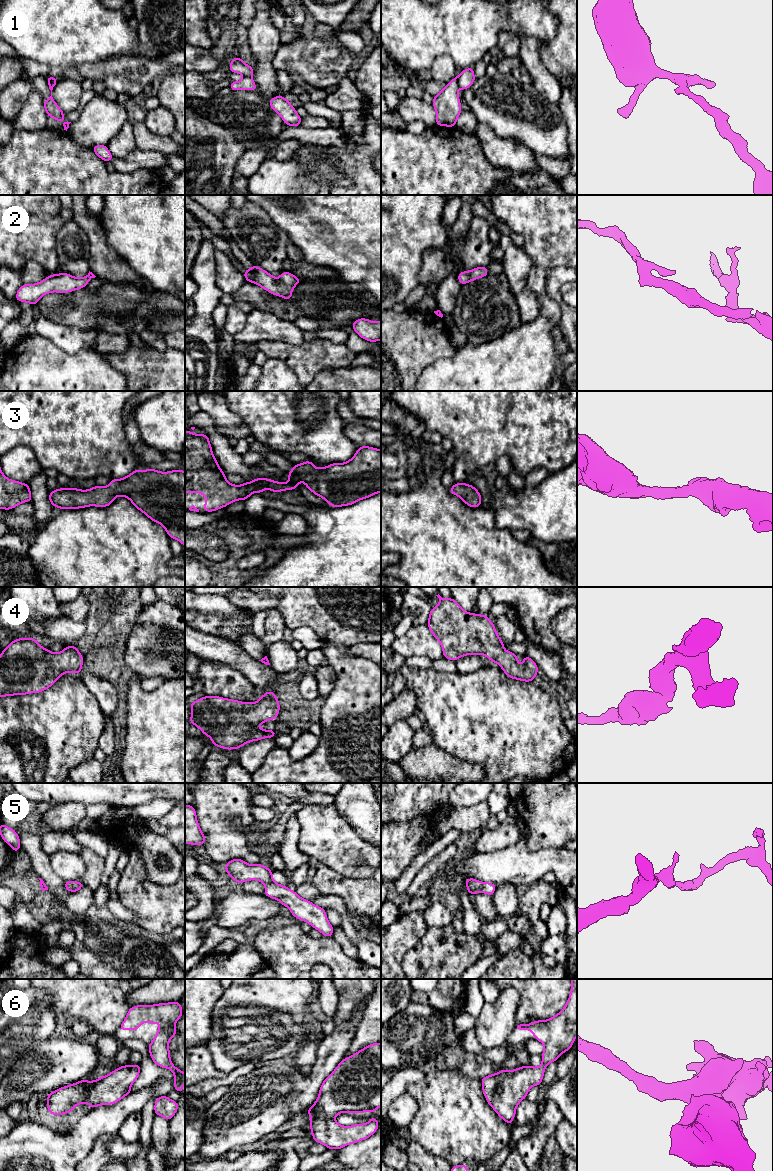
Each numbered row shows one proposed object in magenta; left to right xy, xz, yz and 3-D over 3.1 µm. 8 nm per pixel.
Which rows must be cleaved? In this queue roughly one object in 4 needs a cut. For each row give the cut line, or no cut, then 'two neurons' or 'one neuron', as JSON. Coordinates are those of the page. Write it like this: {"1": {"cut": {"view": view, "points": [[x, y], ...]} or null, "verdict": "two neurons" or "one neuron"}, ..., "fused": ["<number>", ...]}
{"1": {"cut": {"view": "xy", "points": [[53, 78], [54, 84], [48, 85]]}, "verdict": "two neurons"}, "2": {"cut": null, "verdict": "one neuron"}, "3": {"cut": null, "verdict": "one neuron"}, "4": {"cut": null, "verdict": "one neuron"}, "5": {"cut": null, "verdict": "one neuron"}, "6": {"cut": null, "verdict": "one neuron"}, "fused": ["1"]}

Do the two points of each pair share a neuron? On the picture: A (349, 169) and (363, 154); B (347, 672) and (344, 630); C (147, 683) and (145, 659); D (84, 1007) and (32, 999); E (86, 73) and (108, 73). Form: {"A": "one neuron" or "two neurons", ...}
{"A": "one neuron", "B": "two neurons", "C": "two neurons", "D": "two neurons", "E": "one neuron"}

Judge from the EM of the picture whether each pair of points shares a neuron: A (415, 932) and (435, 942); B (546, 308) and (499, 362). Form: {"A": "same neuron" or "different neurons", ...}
{"A": "different neurons", "B": "different neurons"}

